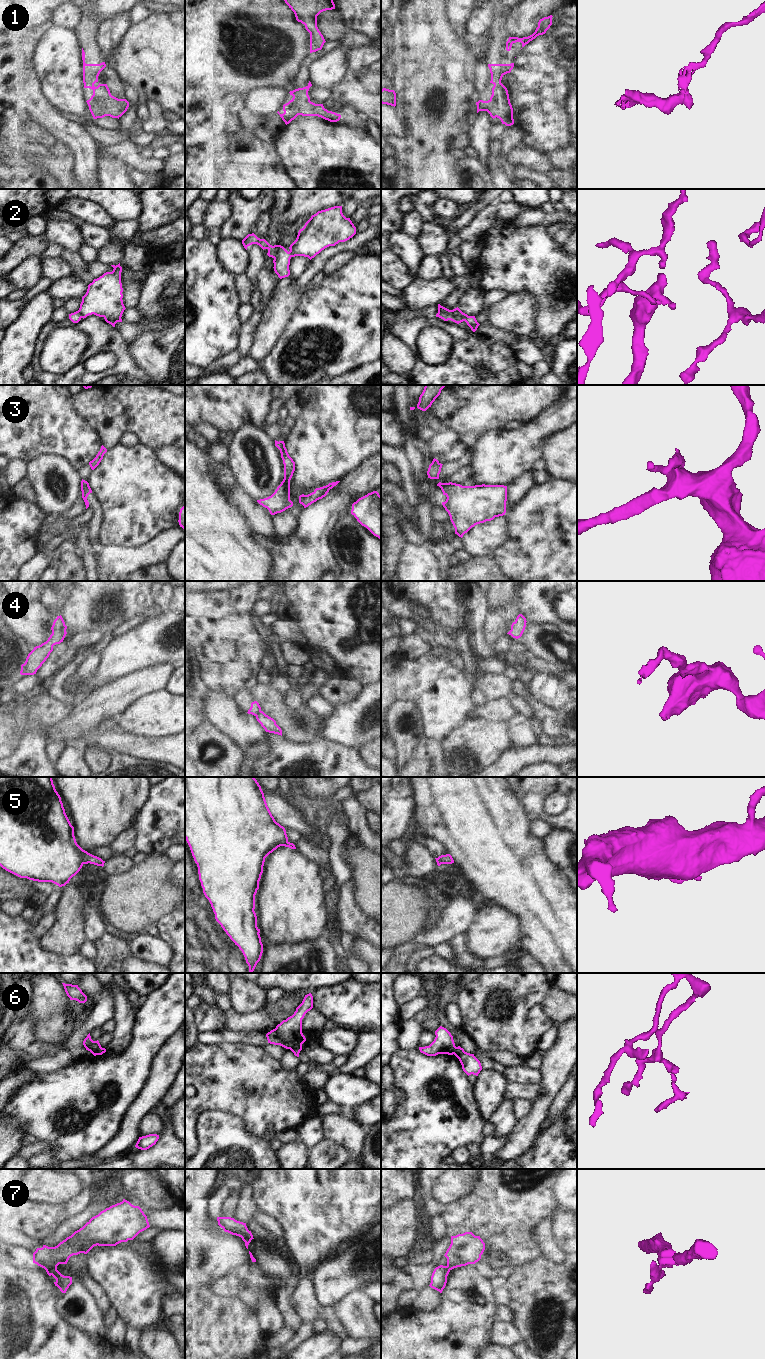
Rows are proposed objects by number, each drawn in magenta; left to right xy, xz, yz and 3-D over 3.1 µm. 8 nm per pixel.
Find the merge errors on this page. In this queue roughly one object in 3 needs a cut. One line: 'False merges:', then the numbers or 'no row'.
False merges: 2, 4, 6, 7

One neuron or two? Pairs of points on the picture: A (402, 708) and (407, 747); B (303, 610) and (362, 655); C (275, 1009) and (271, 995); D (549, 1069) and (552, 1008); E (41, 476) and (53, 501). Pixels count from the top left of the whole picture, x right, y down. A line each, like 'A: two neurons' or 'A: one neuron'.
A: one neuron
B: one neuron
C: two neurons
D: two neurons
E: one neuron

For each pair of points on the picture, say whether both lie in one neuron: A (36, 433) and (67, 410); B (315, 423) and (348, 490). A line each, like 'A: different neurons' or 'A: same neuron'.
A: same neuron
B: different neurons

